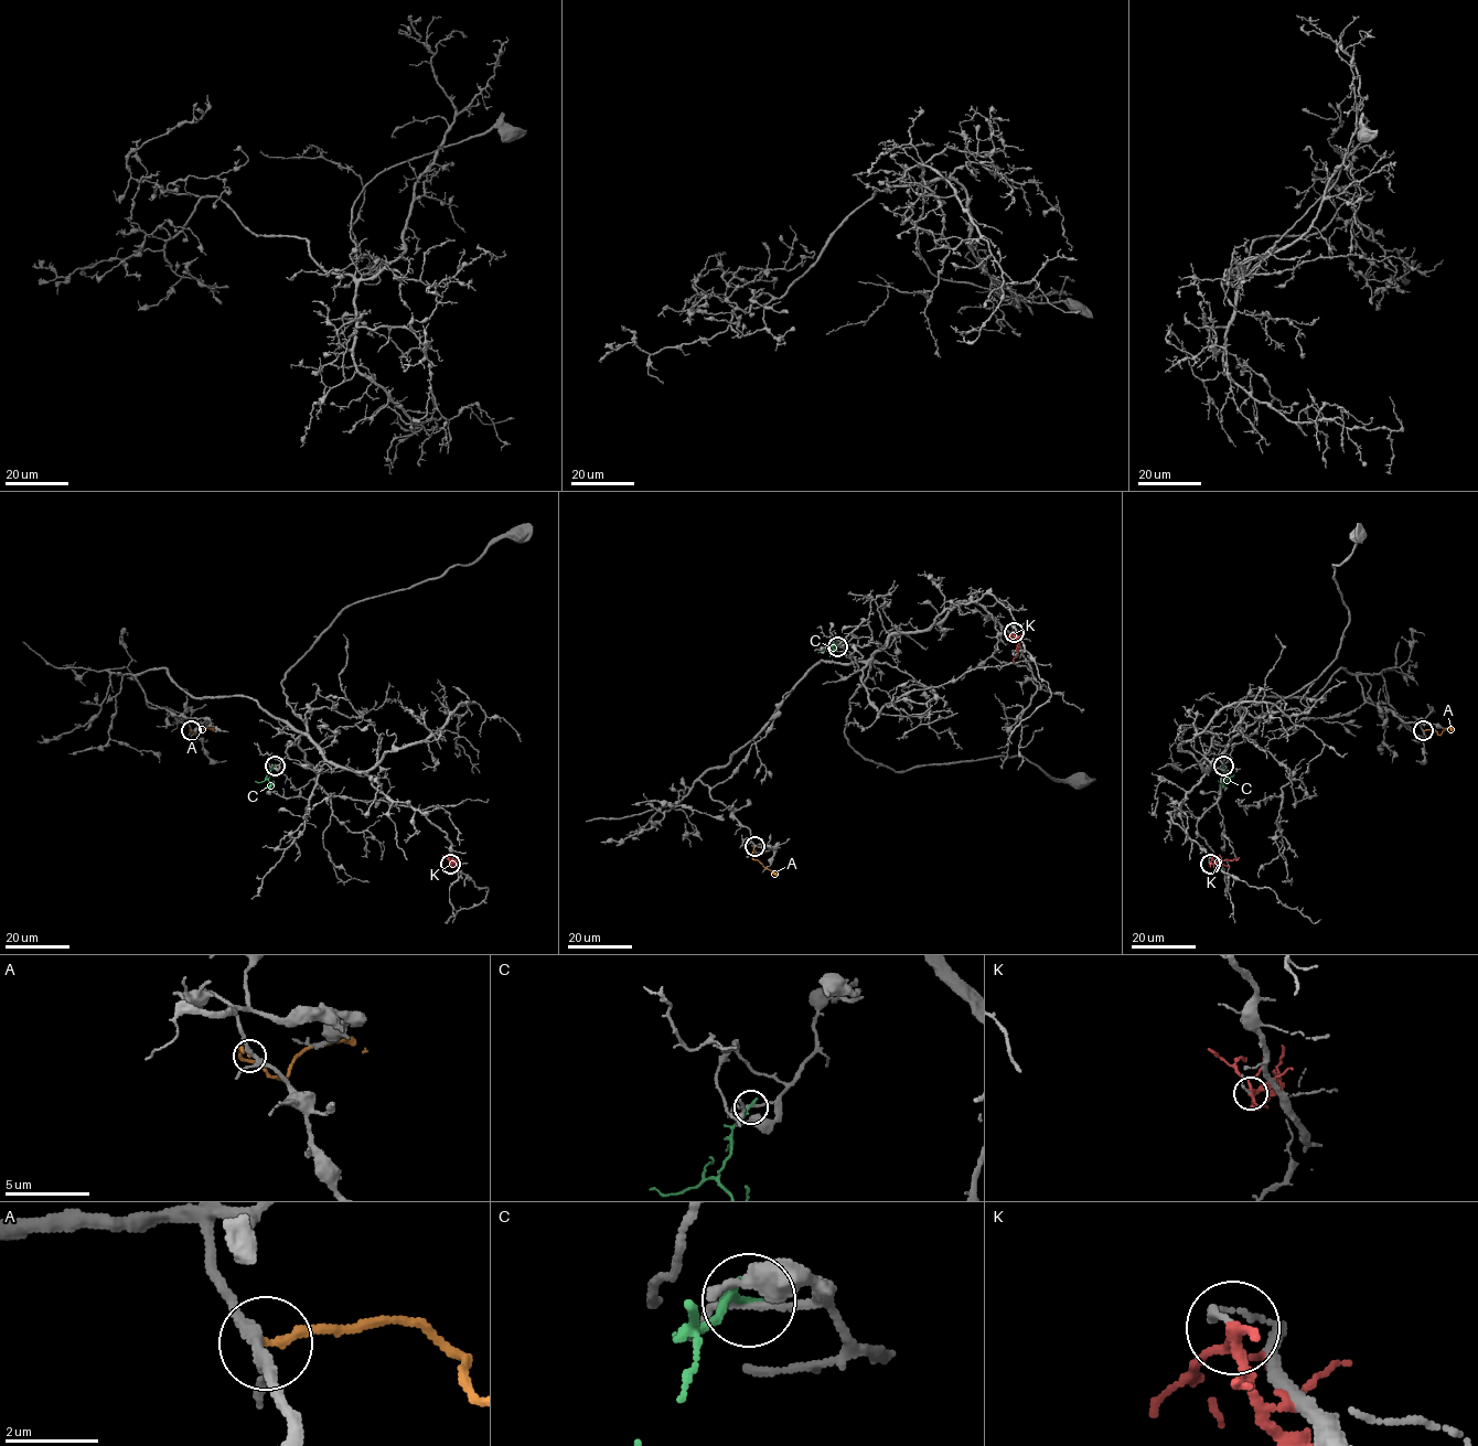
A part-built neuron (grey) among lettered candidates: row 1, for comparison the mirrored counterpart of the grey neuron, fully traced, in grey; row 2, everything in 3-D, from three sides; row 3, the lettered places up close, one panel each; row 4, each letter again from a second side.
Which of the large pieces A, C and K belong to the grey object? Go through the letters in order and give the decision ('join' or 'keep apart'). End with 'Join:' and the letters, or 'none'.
A: keep apart
C: keep apart
K: keep apart
Join: none

